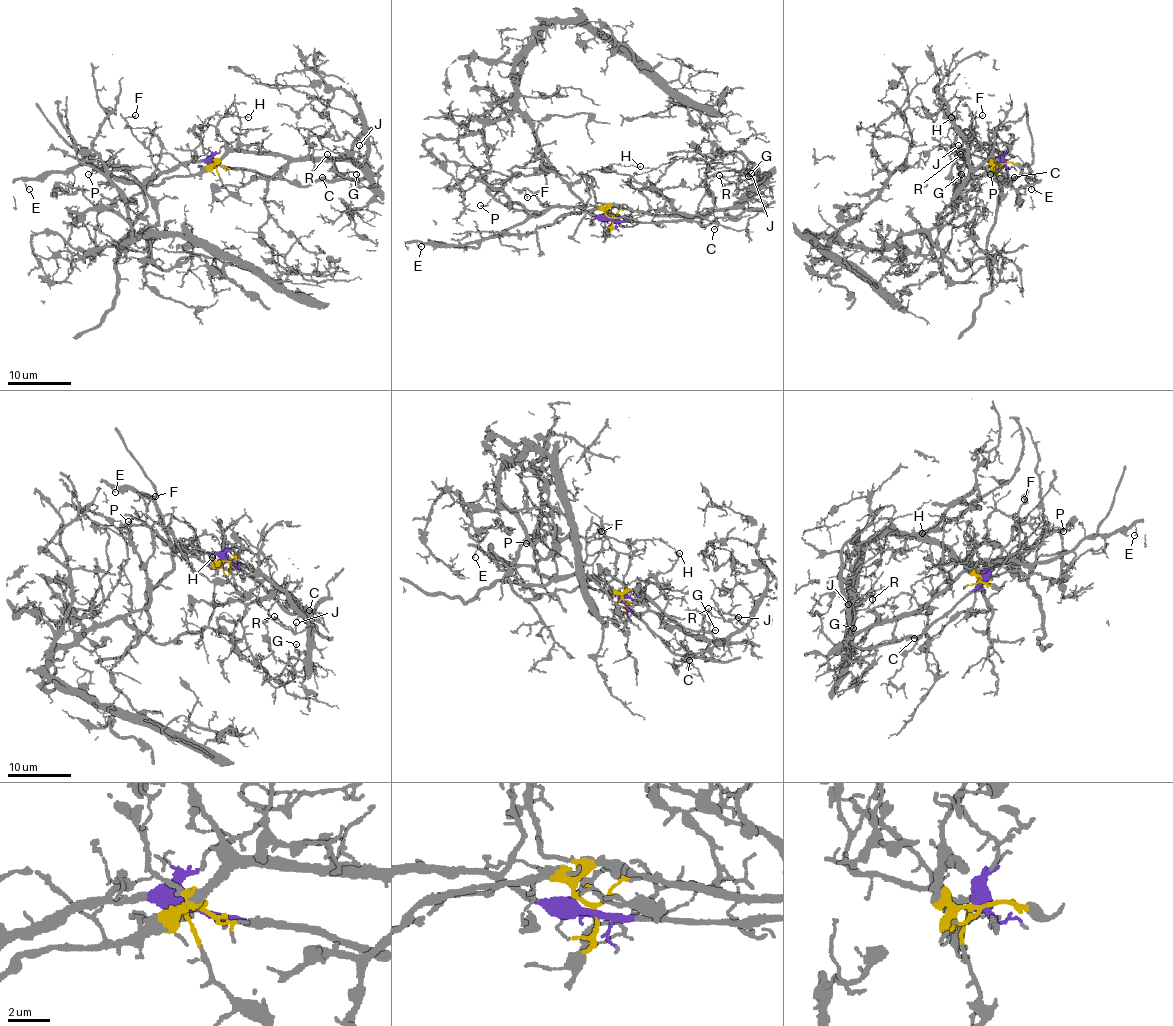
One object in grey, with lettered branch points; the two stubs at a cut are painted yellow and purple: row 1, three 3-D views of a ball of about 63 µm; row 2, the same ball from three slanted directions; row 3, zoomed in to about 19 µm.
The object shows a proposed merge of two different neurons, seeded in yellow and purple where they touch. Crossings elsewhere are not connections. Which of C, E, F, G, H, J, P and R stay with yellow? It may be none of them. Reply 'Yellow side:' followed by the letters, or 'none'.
Yellow side: G, J, R

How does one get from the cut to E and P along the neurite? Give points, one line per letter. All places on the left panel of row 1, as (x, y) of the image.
E: (218, 163), (175, 164), (149, 182), (124, 182), (89, 164), (30, 177), (25, 185), (30, 188)
P: (218, 163), (175, 164), (149, 182), (138, 182), (113, 166), (95, 168), (89, 174)

